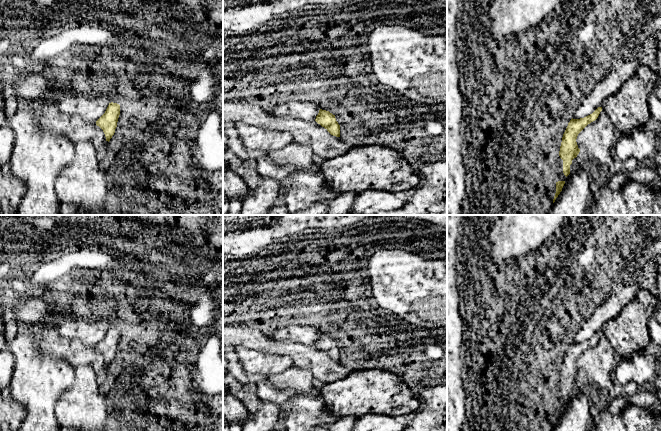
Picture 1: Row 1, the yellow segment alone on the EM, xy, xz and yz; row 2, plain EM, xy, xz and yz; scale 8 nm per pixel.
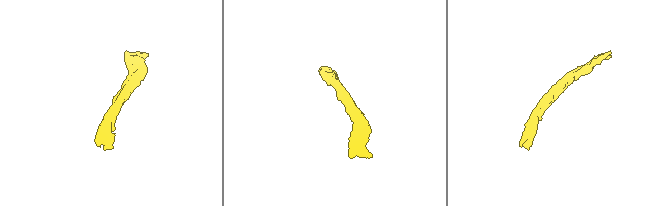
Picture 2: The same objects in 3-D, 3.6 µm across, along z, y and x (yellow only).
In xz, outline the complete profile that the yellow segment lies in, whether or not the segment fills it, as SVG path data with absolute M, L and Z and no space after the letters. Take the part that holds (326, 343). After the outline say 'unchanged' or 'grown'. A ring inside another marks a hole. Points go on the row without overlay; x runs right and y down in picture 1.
M319 334L315 345L324 351L331 359L340 361L340 349L336 345L335 339L326 334Z | unchanged

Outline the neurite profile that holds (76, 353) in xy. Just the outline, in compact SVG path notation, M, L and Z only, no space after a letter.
M46 327L36 338L36 348L40 353L64 358L73 368L90 365L100 381L106 375L108 365L103 354L96 347L89 347L81 341L65 339L56 327Z

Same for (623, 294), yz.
M626 281L615 288L610 296L581 325L573 343L592 338L611 319L617 317L623 308L638 295L642 288L636 281Z

